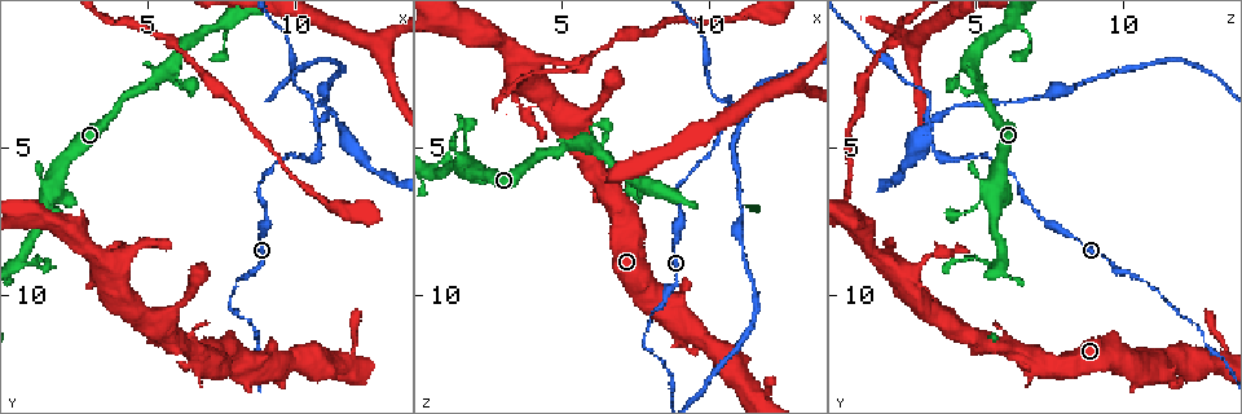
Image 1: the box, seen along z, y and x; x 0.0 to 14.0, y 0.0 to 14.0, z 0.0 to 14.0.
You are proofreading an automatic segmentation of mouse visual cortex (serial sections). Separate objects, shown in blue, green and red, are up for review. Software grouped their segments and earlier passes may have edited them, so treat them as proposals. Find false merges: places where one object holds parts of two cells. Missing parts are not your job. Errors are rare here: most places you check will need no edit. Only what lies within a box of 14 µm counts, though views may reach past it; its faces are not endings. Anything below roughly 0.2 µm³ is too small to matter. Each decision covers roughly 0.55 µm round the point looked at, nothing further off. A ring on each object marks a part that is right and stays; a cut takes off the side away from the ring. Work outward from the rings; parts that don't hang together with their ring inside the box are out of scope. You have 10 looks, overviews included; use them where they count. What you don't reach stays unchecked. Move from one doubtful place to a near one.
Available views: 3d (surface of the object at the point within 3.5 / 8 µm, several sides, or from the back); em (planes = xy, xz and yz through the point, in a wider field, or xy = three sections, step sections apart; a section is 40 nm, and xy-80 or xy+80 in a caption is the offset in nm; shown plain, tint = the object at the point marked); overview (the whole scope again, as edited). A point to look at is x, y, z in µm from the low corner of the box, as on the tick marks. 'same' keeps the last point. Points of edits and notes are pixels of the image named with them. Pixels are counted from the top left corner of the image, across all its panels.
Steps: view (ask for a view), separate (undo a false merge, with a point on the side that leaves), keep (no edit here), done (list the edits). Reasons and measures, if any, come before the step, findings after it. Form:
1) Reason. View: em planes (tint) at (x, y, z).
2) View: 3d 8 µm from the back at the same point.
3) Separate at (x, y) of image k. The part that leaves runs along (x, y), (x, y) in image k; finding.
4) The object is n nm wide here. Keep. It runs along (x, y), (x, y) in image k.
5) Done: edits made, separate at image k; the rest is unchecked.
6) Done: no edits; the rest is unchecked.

Sudden change in width. View: 3d 3.5 µm at (1.7, 6.8, 5.7).

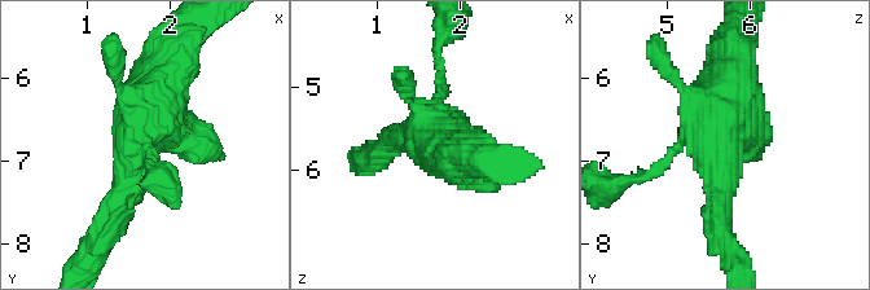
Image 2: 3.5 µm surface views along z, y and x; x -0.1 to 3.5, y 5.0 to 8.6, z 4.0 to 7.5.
View: em xy step 1 (tint) at (1.60, 6.85, 5.65).

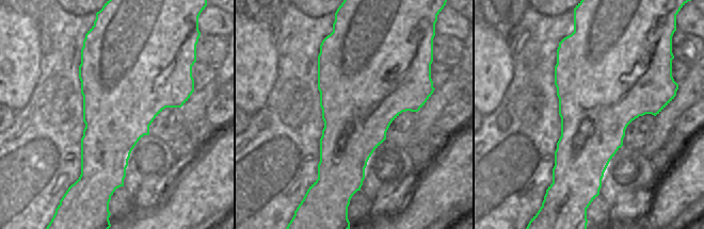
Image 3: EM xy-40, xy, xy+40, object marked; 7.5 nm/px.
The object is 700 nm wide here. Keep. It runs along (161, 77), (109, 228) in image 2; all the same cell.

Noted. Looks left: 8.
Sudden change in width. View: 3d 3.5 µm at (5.5, 2.5, 4.9).

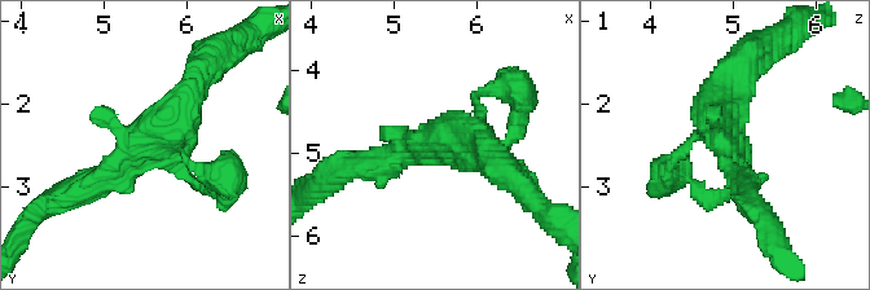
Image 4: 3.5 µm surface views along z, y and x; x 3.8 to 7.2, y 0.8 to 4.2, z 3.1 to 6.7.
View: em xy step 2 (tint) at (5.55, 2.40, 4.90).

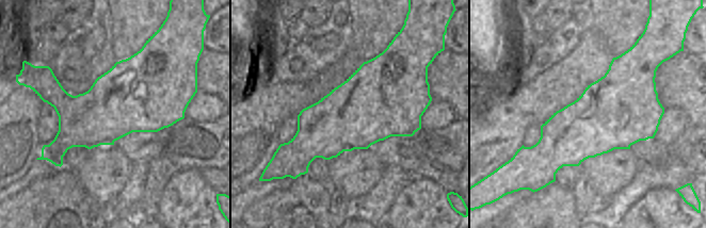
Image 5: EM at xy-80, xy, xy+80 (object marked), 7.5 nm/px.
Keep. It runs along (84, 187), (184, 102), (200, 70) in image 4; continuous, no second cell.

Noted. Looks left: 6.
Calibre changes. View: 3d 3.5 µm at (8.9, 7.9, 8.0).

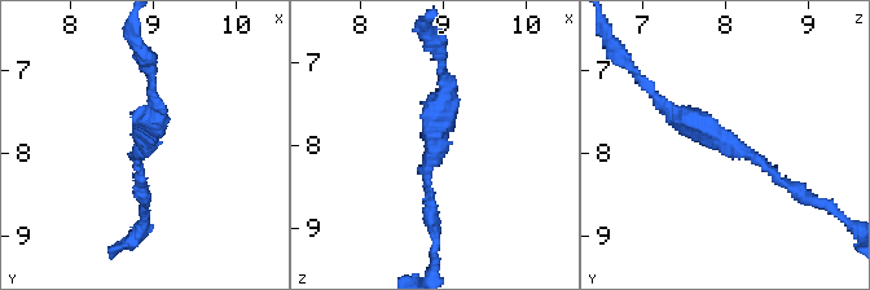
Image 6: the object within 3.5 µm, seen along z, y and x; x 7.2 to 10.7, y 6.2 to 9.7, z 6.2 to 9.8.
View: em xy step 3 (tint) at (8.90, 7.90, 8.10).

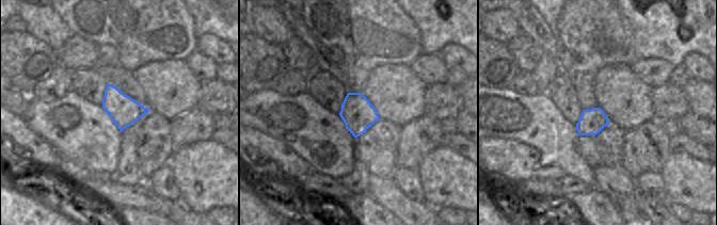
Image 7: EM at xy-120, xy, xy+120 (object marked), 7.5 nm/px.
Keep. It runs along (796, 188), (752, 156), (660, 105) in image 6; one cell here.

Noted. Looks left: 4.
View: 3d 8 µm at (9.3, 12.3, 11.1).

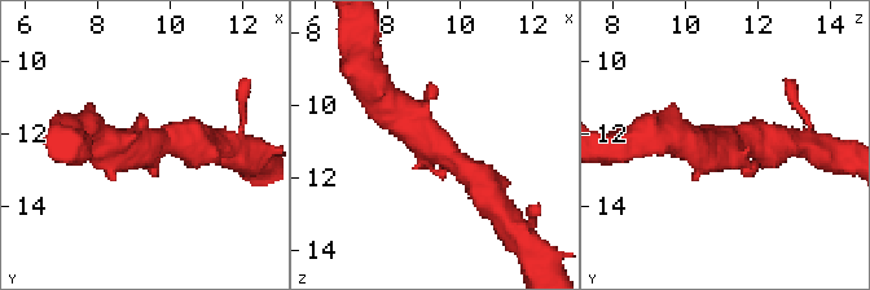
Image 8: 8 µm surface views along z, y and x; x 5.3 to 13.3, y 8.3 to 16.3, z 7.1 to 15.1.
View: em xy step 5 (tint) at (9.2, 12.3, 11.1).

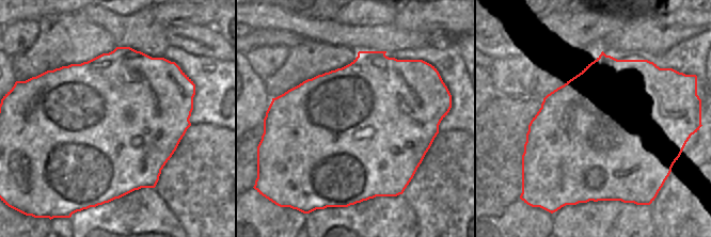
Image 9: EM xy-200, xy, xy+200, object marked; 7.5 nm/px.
Keep. Continuous, no second cell.

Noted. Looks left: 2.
Done: no edits; the rest is unchecked.

